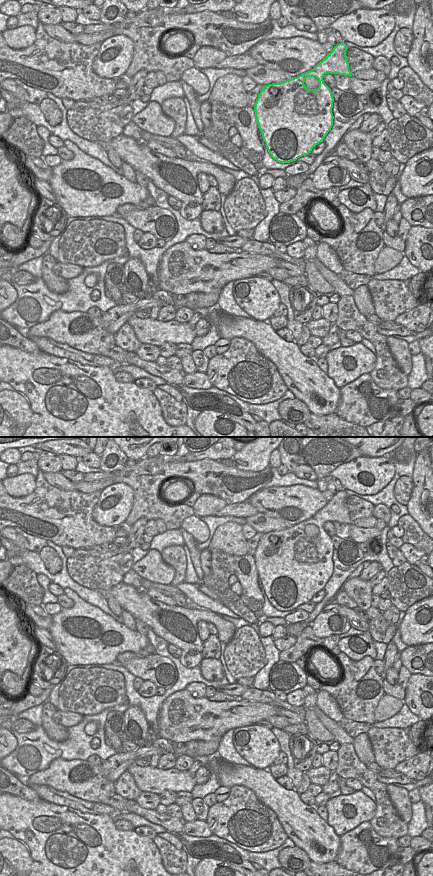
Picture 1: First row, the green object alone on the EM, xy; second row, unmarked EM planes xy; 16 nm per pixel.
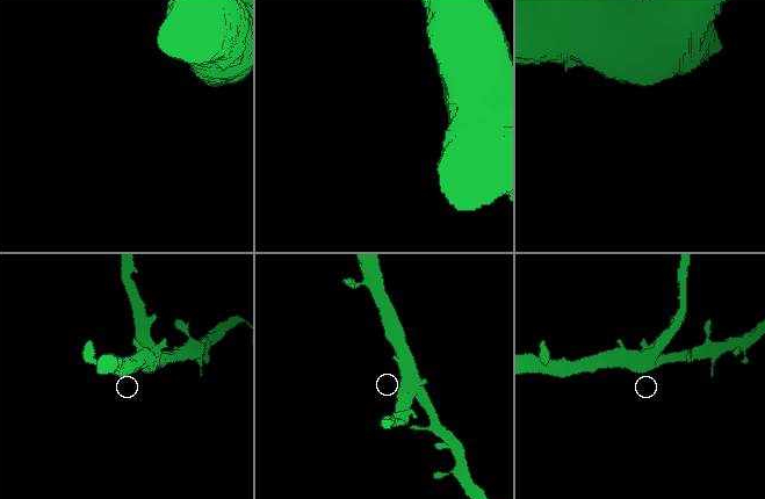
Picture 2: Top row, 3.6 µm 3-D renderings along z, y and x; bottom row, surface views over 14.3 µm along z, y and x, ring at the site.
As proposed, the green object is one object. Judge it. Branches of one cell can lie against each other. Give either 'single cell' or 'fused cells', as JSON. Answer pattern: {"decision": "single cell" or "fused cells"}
{"decision": "single cell"}

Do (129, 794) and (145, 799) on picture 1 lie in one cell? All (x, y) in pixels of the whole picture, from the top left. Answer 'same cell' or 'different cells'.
different cells

